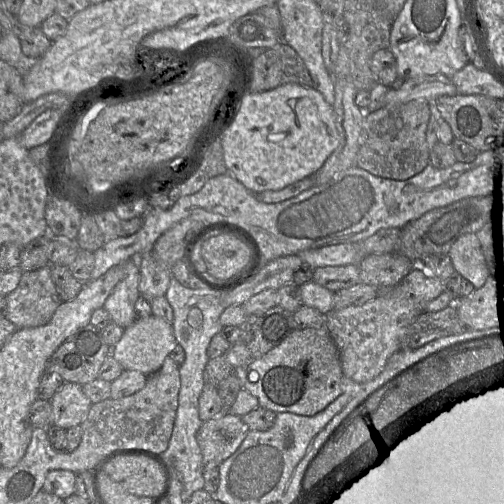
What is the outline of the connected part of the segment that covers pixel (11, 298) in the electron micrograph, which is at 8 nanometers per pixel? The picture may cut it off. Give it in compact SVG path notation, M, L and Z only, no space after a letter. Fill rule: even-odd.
M51 265L23 272L17 287L6 296L5 317L18 329L46 325L61 300L51 278Z

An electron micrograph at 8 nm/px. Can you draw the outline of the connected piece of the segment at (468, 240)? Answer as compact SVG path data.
M476 233L460 236L451 246L448 256L456 274L466 278L475 288L481 287L488 278L481 243Z

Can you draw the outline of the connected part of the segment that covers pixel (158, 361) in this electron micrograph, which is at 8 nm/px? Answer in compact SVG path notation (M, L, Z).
M152 314L144 319L136 319L125 328L122 338L112 347L111 355L124 370L137 370L151 376L162 367L165 358L177 344L172 323Z

